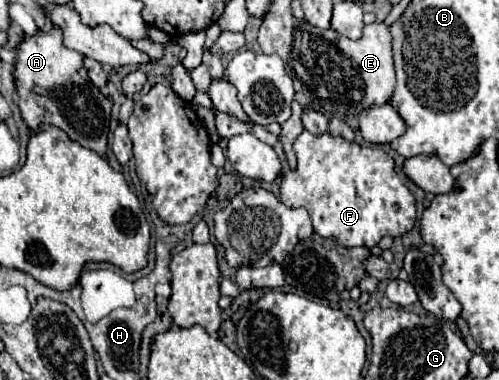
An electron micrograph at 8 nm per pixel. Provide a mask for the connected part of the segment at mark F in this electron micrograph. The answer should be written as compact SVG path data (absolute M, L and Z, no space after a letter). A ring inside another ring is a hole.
M304 130L294 142L294 152L298 158L298 166L296 170L286 172L286 176L282 176L280 200L290 208L306 208L312 218L314 232L318 232L320 236L332 238L336 244L346 248L372 248L382 240L382 236L402 236L414 226L414 196L398 178L398 174L394 172L394 160L382 148L346 142L344 138L334 138L328 132L314 136Z

